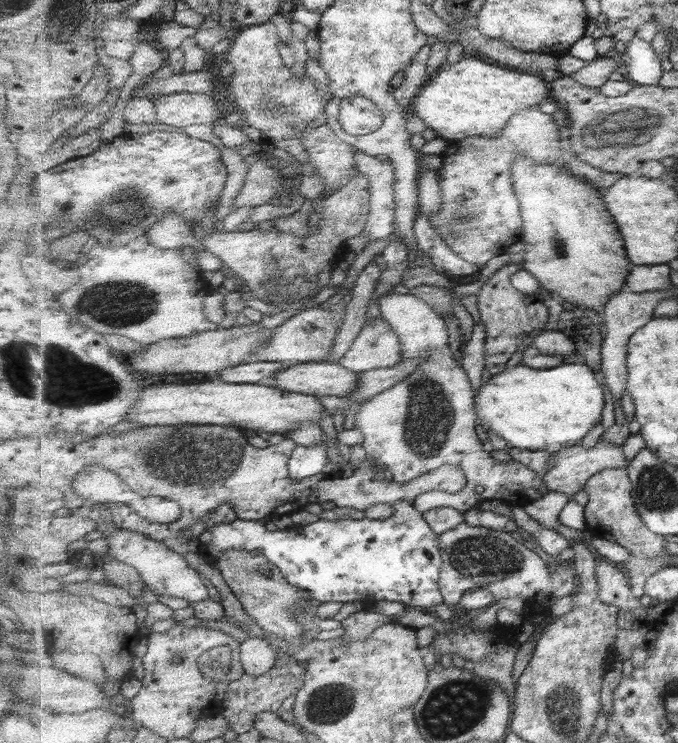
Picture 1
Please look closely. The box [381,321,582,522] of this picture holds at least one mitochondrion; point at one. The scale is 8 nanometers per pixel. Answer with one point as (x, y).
(427, 421)

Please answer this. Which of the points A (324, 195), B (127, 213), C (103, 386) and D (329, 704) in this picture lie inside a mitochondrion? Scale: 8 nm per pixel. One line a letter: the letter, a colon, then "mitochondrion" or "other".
A: other
B: mitochondrion
C: mitochondrion
D: mitochondrion

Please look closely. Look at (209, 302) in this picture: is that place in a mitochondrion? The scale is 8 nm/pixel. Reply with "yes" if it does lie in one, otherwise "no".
no

